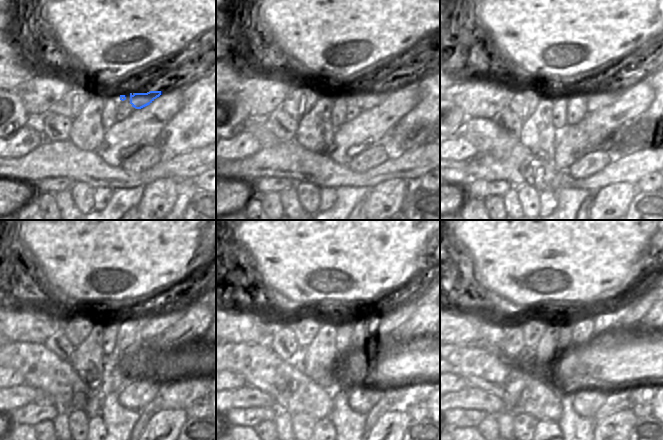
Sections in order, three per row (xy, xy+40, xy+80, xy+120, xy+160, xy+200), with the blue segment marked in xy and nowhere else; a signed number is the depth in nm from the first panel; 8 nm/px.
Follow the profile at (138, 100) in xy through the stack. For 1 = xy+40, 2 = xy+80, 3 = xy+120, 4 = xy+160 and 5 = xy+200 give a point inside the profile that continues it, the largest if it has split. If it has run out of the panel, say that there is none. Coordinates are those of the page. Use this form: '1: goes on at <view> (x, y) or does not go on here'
1: goes on at xy+40 (368, 99)
2: goes on at xy+80 (596, 99)
3: goes on at xy+120 (155, 324)
4: goes on at xy+160 (390, 319)
5: goes on at xy+200 (629, 314)

